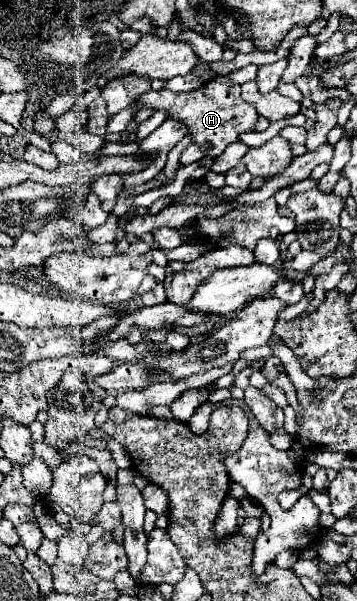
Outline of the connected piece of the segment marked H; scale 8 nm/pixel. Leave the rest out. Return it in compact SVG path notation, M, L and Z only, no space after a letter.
M216 75L206 85L192 89L192 91L184 91L184 93L172 93L172 91L166 91L166 89L148 91L136 103L140 103L142 107L156 109L156 111L166 111L170 119L186 123L188 137L192 139L192 143L198 145L200 151L204 155L210 155L210 157L222 155L222 151L230 143L240 141L240 137L238 137L240 133L254 131L256 121L258 121L256 109L242 101L240 85L232 83L228 77L222 77L222 75Z

